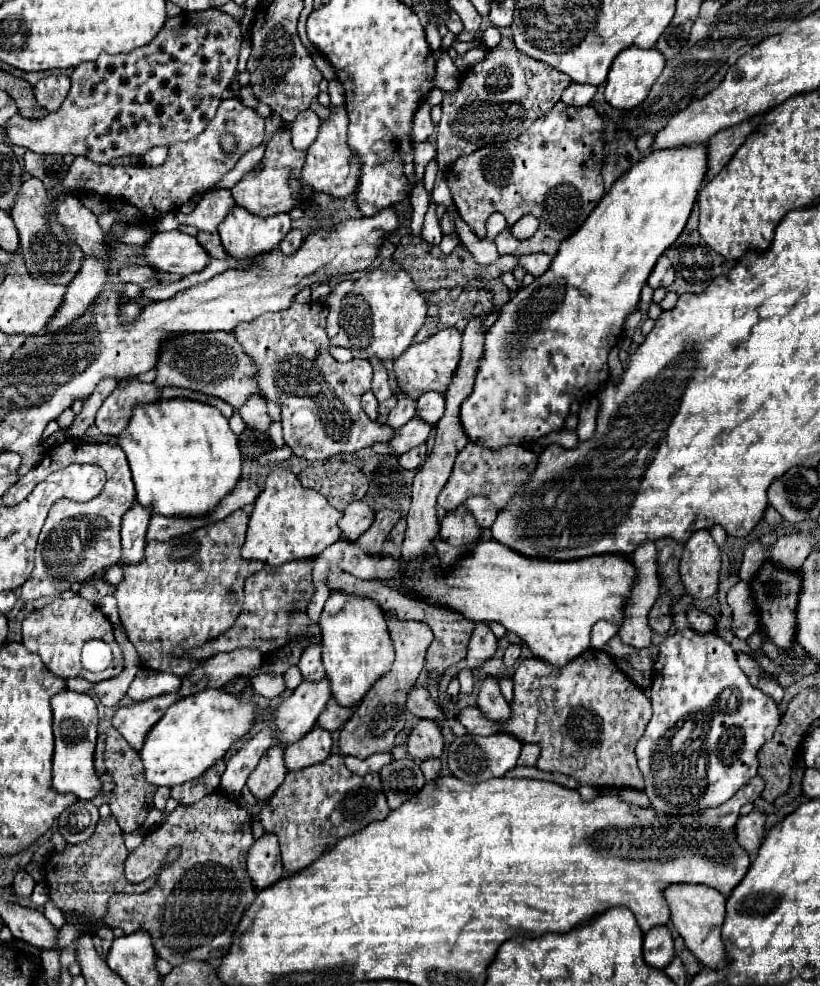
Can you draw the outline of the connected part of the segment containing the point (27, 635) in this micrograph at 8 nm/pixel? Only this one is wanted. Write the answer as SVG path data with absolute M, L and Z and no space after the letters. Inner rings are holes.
M80 595L70 597L70 599L56 599L48 605L44 605L42 609L32 611L22 623L22 645L30 653L36 653L52 673L56 673L58 677L64 677L64 679L80 675L80 677L88 679L90 683L98 683L98 681L106 681L106 679L120 675L124 669L124 655L122 655L118 643L114 641L110 621L104 617L104 613L96 605L90 605ZM90 639L102 639L114 647L114 661L102 673L90 673L80 663L82 645Z

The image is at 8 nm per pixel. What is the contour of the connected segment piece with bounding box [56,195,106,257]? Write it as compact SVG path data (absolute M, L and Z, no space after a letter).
M60 197L56 217L64 225L68 237L84 251L86 257L90 257L90 253L102 253L102 237L106 235L100 229L96 215L90 209L86 209L78 201L78 197Z

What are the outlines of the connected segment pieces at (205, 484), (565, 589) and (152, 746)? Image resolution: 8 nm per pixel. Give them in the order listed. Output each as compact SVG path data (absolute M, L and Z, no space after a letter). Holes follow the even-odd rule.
M174 397L172 401L156 401L150 405L136 405L128 423L128 429L116 437L120 449L126 453L132 481L136 487L136 499L144 507L152 507L160 515L186 515L202 517L210 513L224 495L228 495L238 477L242 475L242 455L238 439L228 427L228 419L212 405Z
M342 537L314 561L316 593L308 607L310 621L318 621L322 605L326 603L326 573L332 565L338 565L342 571L366 581L394 579L420 601L430 601L430 605L460 613L474 623L500 623L508 631L516 633L534 657L550 665L566 665L578 657L578 653L584 653L590 643L590 629L596 621L606 619L622 625L624 605L630 587L636 581L632 561L618 555L596 555L558 563L528 559L496 541L484 541L474 549L468 549L446 571L440 563L428 561L428 553L422 563L398 563L392 555L364 551L354 547L350 539ZM414 569L420 571L418 577L414 577Z
M204 689L180 699L166 711L144 741L140 759L144 761L146 781L158 787L174 787L200 777L218 759L222 759L238 739L250 733L256 717L256 703L242 701L222 689Z

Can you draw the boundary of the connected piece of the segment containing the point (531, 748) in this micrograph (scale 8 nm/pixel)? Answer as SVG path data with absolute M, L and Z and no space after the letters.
M524 743L524 745L522 745L520 759L518 759L518 765L522 765L522 767L532 767L532 765L536 765L538 757L540 757L540 749L538 749L538 745Z

